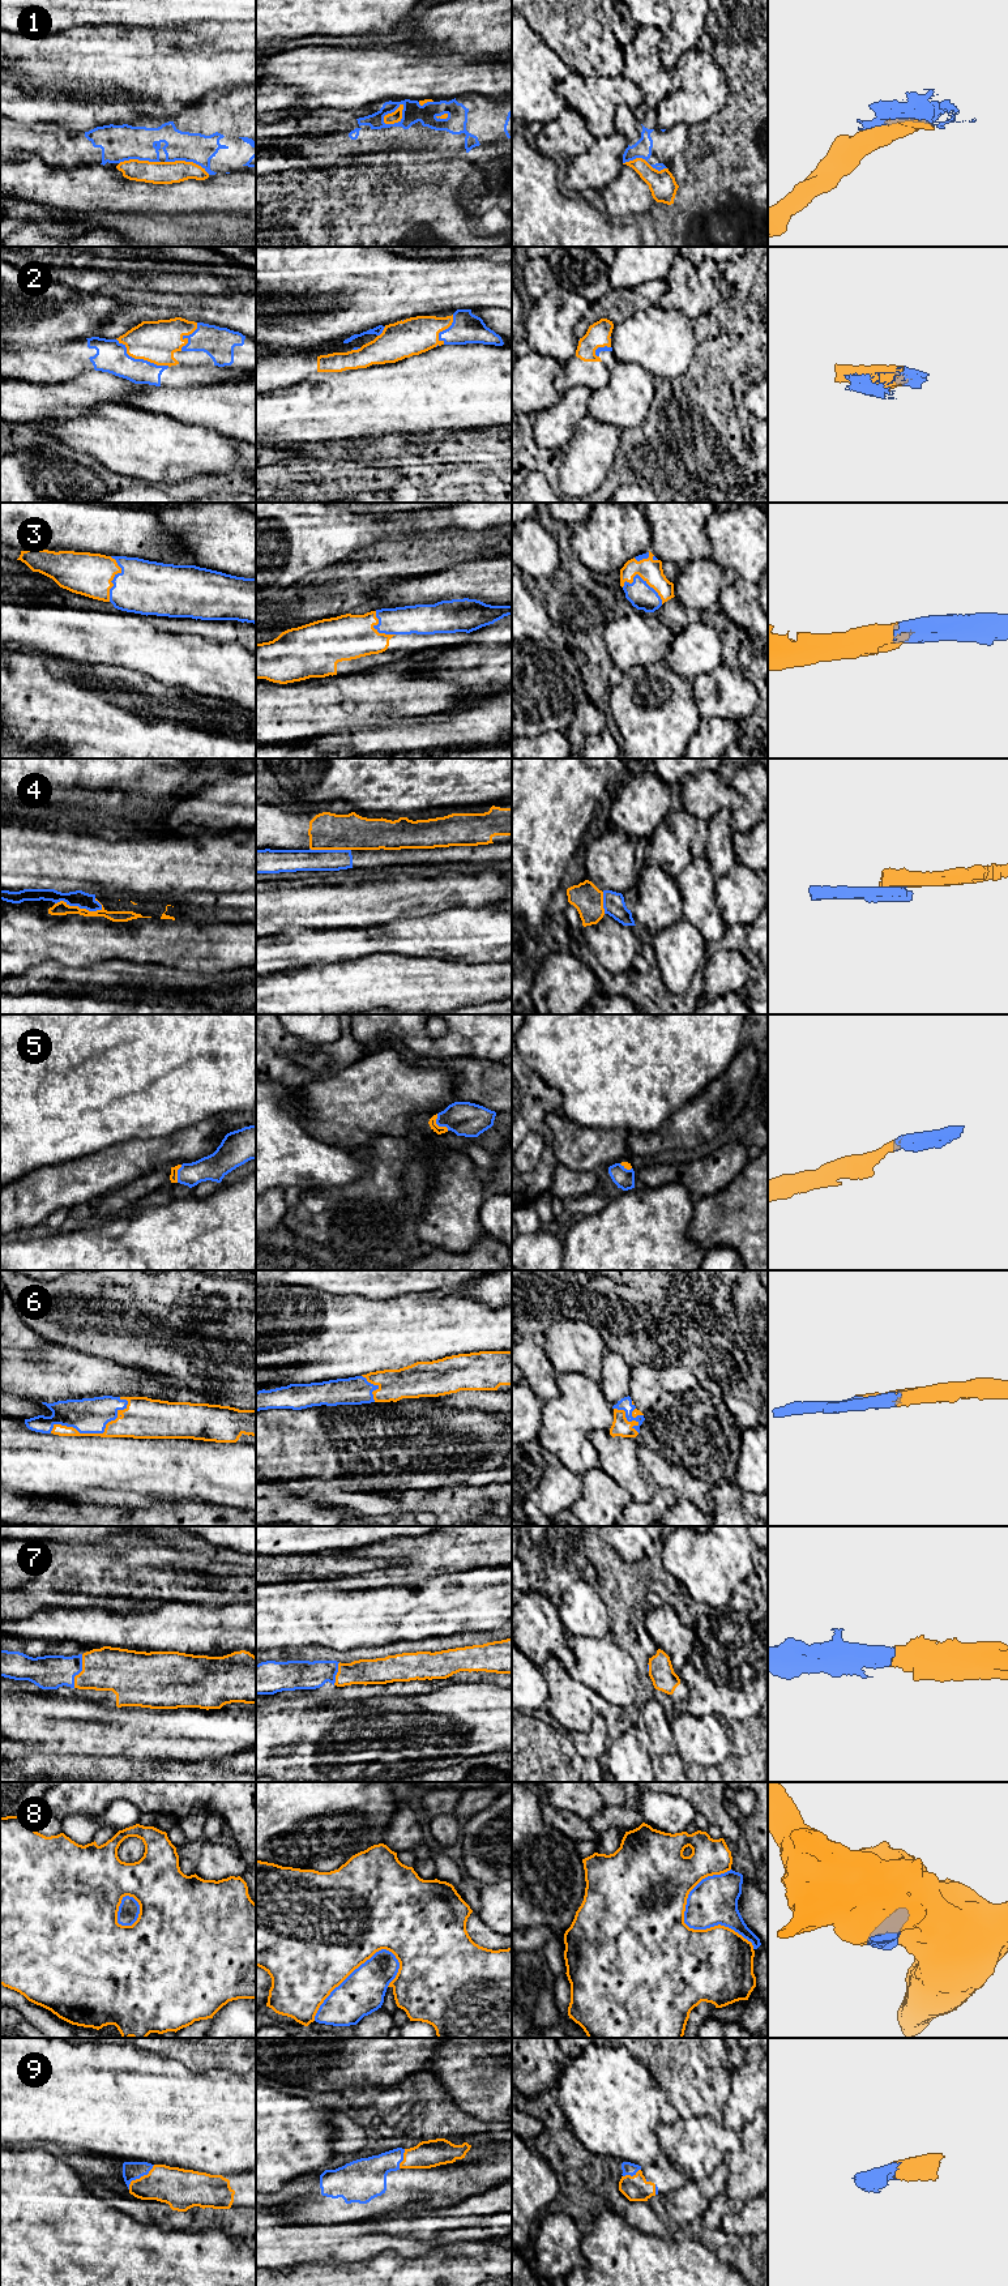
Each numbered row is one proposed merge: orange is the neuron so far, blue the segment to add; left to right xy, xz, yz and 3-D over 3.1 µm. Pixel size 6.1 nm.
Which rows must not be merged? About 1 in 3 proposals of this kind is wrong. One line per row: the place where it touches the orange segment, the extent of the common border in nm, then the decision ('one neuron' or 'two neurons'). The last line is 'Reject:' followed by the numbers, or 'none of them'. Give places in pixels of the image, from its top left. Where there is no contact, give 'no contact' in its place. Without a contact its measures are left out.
1: xz (389, 114) | 170 nm | two neurons
2: xy (141, 358) | 360 nm | one neuron
3: yz (644, 580) | 280 nm | one neuron
4: xy (77, 906) | 300 nm | two neurons
5: xz (436, 1124) | 130 nm | one neuron
6: xy (93, 1434) | 500 nm | one neuron
7: xy (81, 1671) | 220 nm | one neuron
8: yz (699, 1930) | 550 nm | two neurons
9: xy (141, 2176) | 220 nm | one neuron
Reject: 1, 4, 8

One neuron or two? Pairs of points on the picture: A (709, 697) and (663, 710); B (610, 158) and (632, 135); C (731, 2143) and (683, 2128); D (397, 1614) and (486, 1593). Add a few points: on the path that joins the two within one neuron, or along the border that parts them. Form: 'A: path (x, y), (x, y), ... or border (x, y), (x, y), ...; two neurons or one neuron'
A: border (692, 680), (695, 704), (701, 720); two neurons
B: border (616, 131), (627, 141), (623, 162); two neurons
C: path (720, 2133), (708, 2122), (695, 2123); one neuron
D: path (419, 1610), (464, 1601); one neuron

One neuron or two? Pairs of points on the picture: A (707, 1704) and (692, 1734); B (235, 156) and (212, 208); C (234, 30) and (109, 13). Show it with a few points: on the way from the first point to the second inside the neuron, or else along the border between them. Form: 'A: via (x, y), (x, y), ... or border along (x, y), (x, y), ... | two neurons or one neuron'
A: border along (688, 1712), (700, 1718) | two neurons
B: border along (225, 172), (209, 175) | two neurons
C: border along (218, 21), (193, 21), (182, 25), (158, 26) | two neurons

